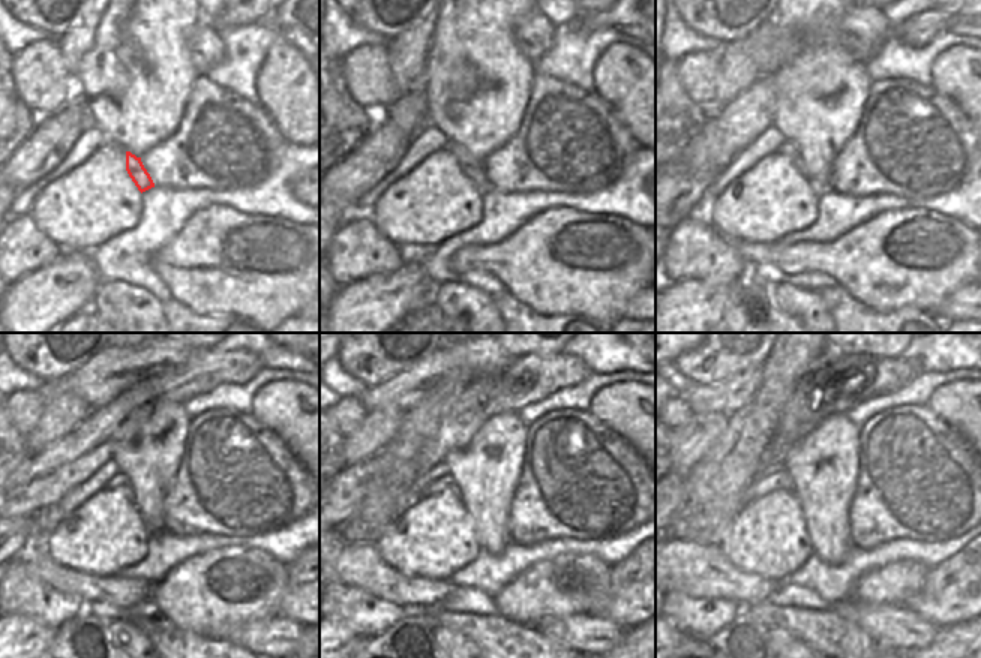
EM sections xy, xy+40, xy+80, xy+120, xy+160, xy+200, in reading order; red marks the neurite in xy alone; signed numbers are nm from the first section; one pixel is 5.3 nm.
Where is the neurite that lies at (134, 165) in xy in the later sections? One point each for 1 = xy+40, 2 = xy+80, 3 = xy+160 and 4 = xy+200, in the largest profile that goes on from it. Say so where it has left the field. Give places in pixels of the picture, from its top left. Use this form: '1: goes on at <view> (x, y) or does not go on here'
1: goes on at xy+40 (471, 167)
2: goes on at xy+80 (794, 152)
3: goes on at xy+160 (446, 483)
4: goes on at xy+200 (761, 486)

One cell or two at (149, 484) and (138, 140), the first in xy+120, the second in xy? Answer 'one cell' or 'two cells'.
one cell

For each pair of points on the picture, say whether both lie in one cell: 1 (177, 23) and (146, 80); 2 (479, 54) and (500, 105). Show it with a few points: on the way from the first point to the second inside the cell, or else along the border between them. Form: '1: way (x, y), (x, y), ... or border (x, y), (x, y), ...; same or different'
1: way (164, 36), (153, 47), (153, 66); same
2: way (492, 68), (509, 83), (506, 92); same

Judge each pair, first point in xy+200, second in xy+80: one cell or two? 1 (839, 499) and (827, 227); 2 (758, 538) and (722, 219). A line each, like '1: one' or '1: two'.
1: two
2: one

